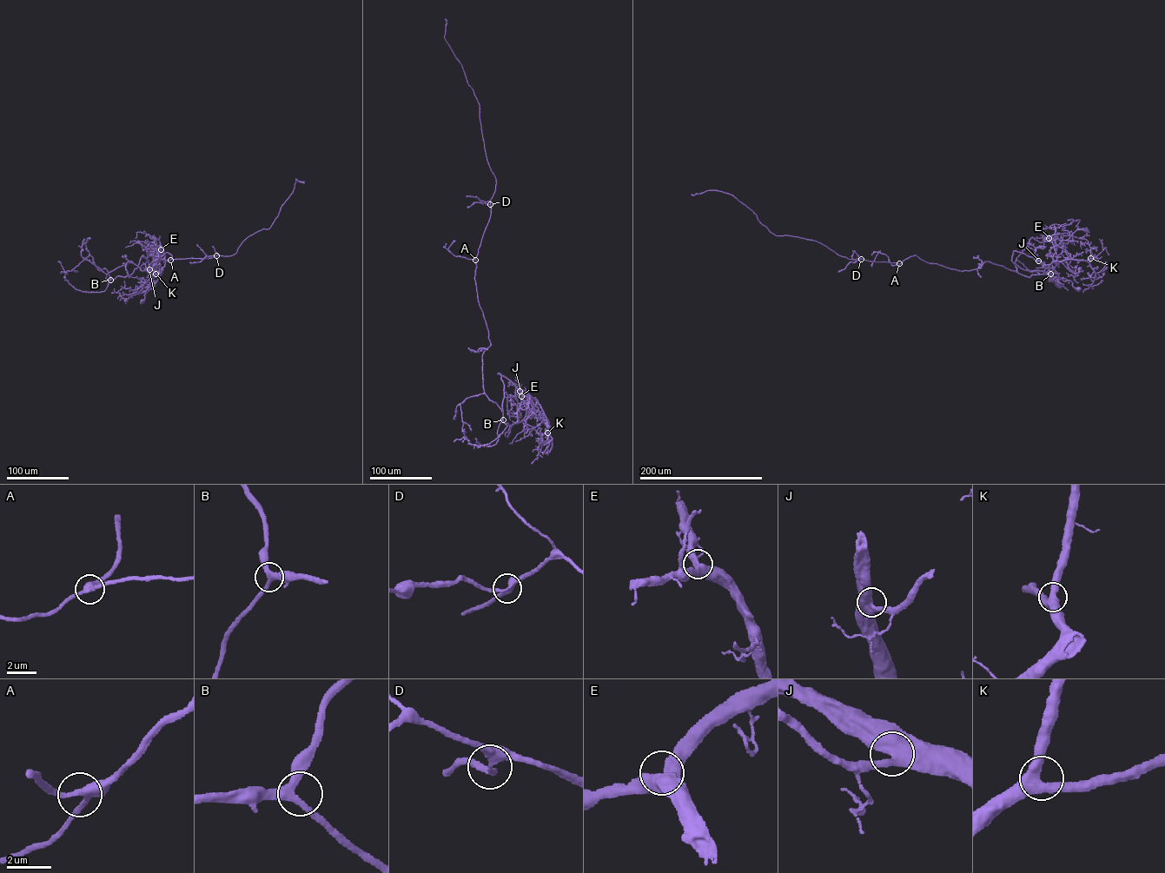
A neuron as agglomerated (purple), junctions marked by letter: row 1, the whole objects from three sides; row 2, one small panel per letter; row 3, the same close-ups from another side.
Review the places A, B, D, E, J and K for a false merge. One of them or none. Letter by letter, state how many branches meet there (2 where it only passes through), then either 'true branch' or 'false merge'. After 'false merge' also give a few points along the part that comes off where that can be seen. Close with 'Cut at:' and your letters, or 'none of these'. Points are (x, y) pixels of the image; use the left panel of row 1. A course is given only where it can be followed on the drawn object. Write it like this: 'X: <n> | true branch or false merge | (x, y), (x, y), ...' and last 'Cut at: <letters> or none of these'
A: 3 | true branch
B: 3 | true branch
D: 3 | true branch
E: 2 | true branch
J: 2 | true branch
K: 3 | true branch
Cut at: none of these

